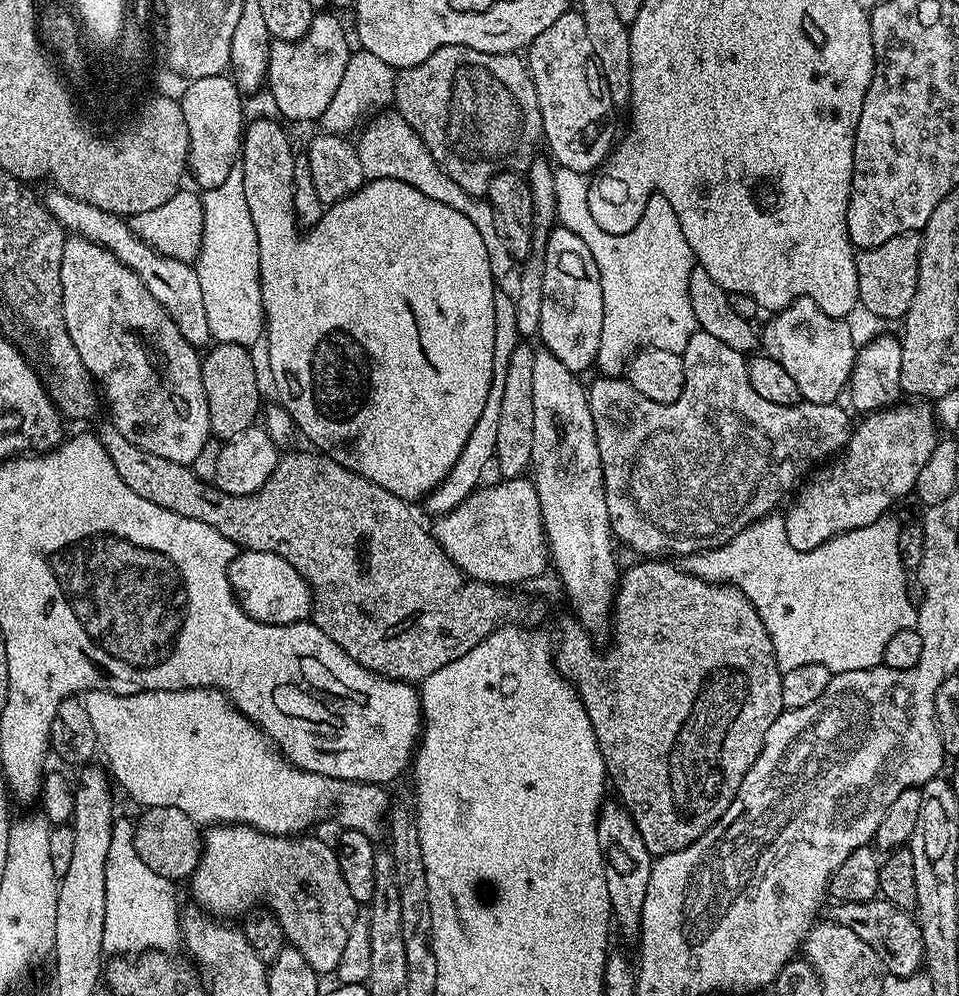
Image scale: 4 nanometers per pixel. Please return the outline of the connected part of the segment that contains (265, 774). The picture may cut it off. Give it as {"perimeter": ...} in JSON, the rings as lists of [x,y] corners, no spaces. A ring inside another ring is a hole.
{"perimeter":[[[187,688],[186,690],[174,690],[173,692],[158,690],[157,692],[139,692],[129,696],[119,696],[113,692],[85,692],[82,699],[86,706],[86,714],[90,714],[90,722],[94,722],[94,734],[96,735],[99,751],[102,756],[104,752],[105,758],[108,759],[106,768],[111,779],[117,785],[120,783],[144,808],[170,806],[174,810],[182,810],[182,814],[189,816],[197,826],[215,826],[221,822],[235,822],[249,824],[249,826],[257,828],[260,832],[271,833],[272,836],[290,836],[303,833],[305,830],[311,829],[308,828],[311,824],[326,819],[328,812],[333,812],[336,815],[336,820],[340,823],[339,827],[341,829],[353,828],[371,837],[377,835],[376,831],[379,828],[381,831],[382,821],[386,816],[386,804],[384,808],[385,789],[381,785],[357,784],[355,780],[335,780],[334,778],[326,778],[322,774],[314,774],[301,768],[295,768],[273,747],[268,737],[263,735],[252,721],[247,720],[233,706],[232,701],[224,693],[218,692],[214,688]]]}

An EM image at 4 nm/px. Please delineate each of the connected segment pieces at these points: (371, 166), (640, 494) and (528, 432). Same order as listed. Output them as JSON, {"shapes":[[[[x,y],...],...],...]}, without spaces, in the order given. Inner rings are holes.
{"shapes":[[[[386,110],[377,113],[363,127],[359,136],[360,138],[357,137],[356,140],[356,150],[365,179],[390,178],[398,182],[406,182],[420,190],[422,194],[426,194],[426,198],[434,198],[434,202],[443,202],[445,206],[454,206],[454,210],[466,214],[466,218],[470,218],[474,226],[478,226],[478,234],[482,234],[482,242],[486,242],[486,254],[490,258],[490,270],[493,277],[501,278],[500,276],[506,275],[514,267],[514,261],[506,242],[496,240],[496,235],[500,233],[499,226],[492,228],[494,221],[486,218],[485,208],[472,204],[466,196],[461,195],[455,184],[450,184],[445,180],[446,176],[440,170],[436,171],[435,164],[429,160],[425,144],[421,140],[416,140],[410,122],[406,122],[406,118],[402,118],[399,112]]],[[[698,330],[692,335],[690,342],[686,342],[682,355],[684,357],[684,369],[686,370],[686,382],[682,386],[682,394],[678,394],[678,398],[669,404],[650,402],[650,398],[638,394],[638,390],[634,390],[634,386],[629,384],[627,379],[613,378],[607,374],[601,375],[599,377],[601,380],[596,380],[593,384],[589,383],[587,385],[588,405],[590,406],[590,414],[594,418],[594,430],[596,431],[596,441],[600,451],[600,461],[602,462],[602,474],[604,475],[606,510],[612,523],[613,537],[621,545],[623,545],[622,543],[629,544],[634,551],[644,552],[640,554],[648,558],[659,557],[664,552],[673,552],[676,556],[687,558],[697,552],[705,552],[708,548],[717,548],[723,544],[729,544],[736,535],[750,527],[753,522],[779,509],[776,507],[779,506],[780,499],[796,483],[799,485],[817,465],[835,457],[837,453],[843,450],[848,444],[848,438],[852,435],[854,427],[853,421],[848,421],[849,413],[847,411],[844,413],[840,409],[841,405],[839,403],[809,404],[801,402],[799,404],[778,406],[774,402],[766,402],[766,398],[761,398],[754,390],[754,386],[750,386],[748,360],[745,353],[732,350],[729,346],[726,346],[725,342],[718,341],[713,335],[704,331]],[[628,439],[633,440],[632,453],[629,456]]],[[[520,342],[510,357],[507,367],[506,386],[503,397],[498,401],[494,417],[498,422],[498,446],[496,447],[495,467],[500,467],[500,476],[520,478],[529,471],[534,450],[534,358],[537,354],[531,343]]]]}

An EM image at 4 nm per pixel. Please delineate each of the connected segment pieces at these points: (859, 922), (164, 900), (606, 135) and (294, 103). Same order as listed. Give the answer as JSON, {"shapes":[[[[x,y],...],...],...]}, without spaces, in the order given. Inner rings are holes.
{"shapes":[[[[883,898],[867,900],[866,902],[838,900],[829,903],[829,905],[827,919],[838,926],[846,926],[846,930],[854,930],[854,934],[858,934],[858,938],[862,938],[862,942],[866,942],[866,946],[870,946],[870,950],[874,950],[874,954],[880,956],[885,969],[891,975],[907,978],[915,976],[921,971],[924,962],[924,946],[917,917],[911,911],[894,906],[889,900]]],[[[130,819],[112,821],[112,837],[110,852],[106,854],[106,924],[104,926],[104,950],[108,954],[143,954],[153,950],[172,950],[178,944],[181,913],[176,912],[176,892],[173,881],[162,878],[162,874],[154,874],[142,858],[138,858],[138,850],[134,850],[133,821]]],[[[579,11],[564,12],[562,18],[542,30],[526,49],[526,63],[538,94],[544,127],[543,143],[552,151],[551,159],[566,170],[595,173],[607,161],[614,147],[614,105],[604,71],[594,54],[590,34],[586,34],[586,22]]],[[[313,15],[310,28],[302,38],[297,40],[277,40],[268,45],[268,75],[266,88],[274,94],[274,102],[278,106],[280,116],[288,120],[312,120],[319,121],[320,115],[330,106],[330,98],[334,98],[334,90],[338,90],[338,82],[342,82],[342,74],[346,74],[350,47],[348,48],[348,36],[340,25],[336,16]]]]}

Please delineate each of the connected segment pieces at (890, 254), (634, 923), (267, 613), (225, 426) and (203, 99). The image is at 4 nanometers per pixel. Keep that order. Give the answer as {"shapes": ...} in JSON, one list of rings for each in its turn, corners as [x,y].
{"shapes":[[[[904,232],[901,236],[890,238],[886,242],[882,242],[882,246],[874,246],[873,248],[865,248],[855,253],[856,258],[856,273],[858,274],[858,294],[860,299],[858,301],[859,307],[865,308],[872,316],[881,316],[884,320],[899,321],[910,310],[910,302],[914,302],[914,290],[918,286],[918,262],[920,261],[920,242],[922,236],[920,232]]],[[[605,801],[596,820],[599,848],[604,853],[606,890],[609,891],[613,923],[626,938],[635,939],[640,932],[643,903],[646,900],[647,883],[653,857],[650,855],[633,818],[619,801]]],[[[269,551],[237,553],[228,567],[228,580],[241,608],[253,620],[263,624],[294,626],[296,622],[308,620],[313,610],[312,592],[294,566],[284,558]]],[[[216,342],[203,353],[200,361],[202,390],[206,394],[211,435],[220,441],[233,440],[235,436],[242,434],[242,430],[253,427],[261,415],[260,380],[256,377],[256,364],[252,361],[252,354],[240,344]]],[[[224,74],[198,78],[187,86],[184,96],[179,97],[189,134],[187,171],[196,179],[197,189],[222,186],[222,182],[226,182],[226,174],[237,167],[240,155],[240,141],[246,127],[242,93],[236,81]]]]}

